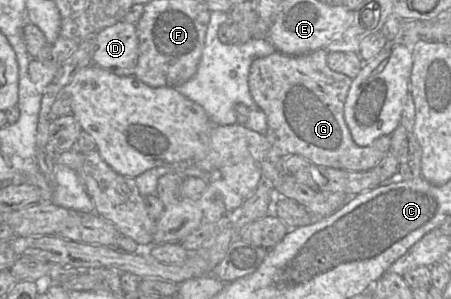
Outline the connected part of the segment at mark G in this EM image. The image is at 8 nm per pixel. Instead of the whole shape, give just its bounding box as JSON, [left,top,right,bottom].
[248,49,391,171]

